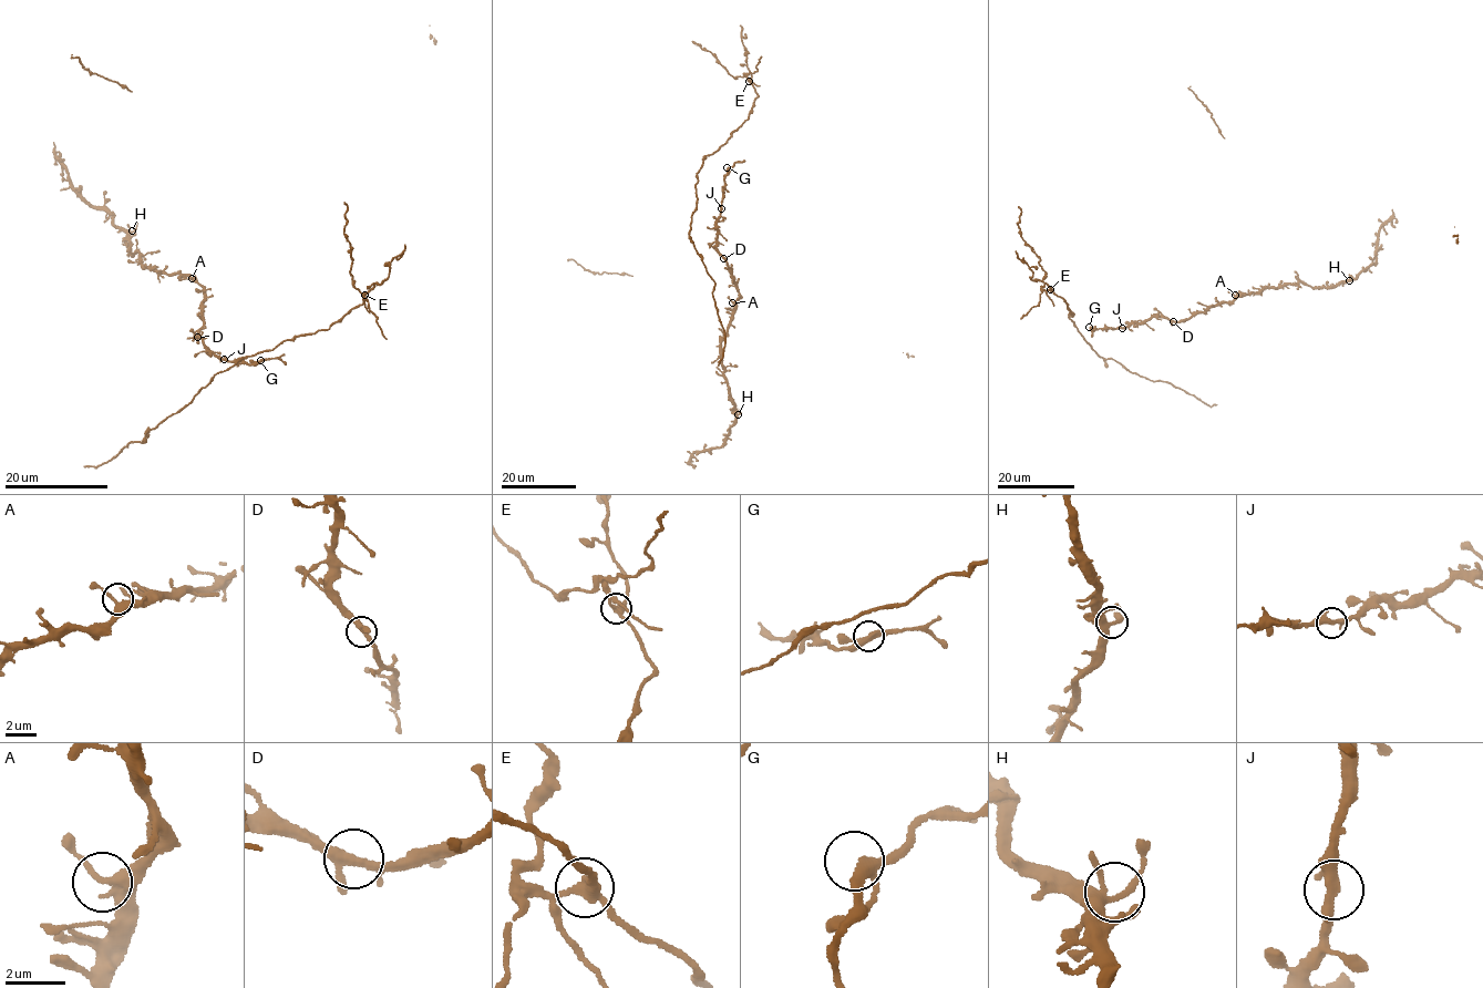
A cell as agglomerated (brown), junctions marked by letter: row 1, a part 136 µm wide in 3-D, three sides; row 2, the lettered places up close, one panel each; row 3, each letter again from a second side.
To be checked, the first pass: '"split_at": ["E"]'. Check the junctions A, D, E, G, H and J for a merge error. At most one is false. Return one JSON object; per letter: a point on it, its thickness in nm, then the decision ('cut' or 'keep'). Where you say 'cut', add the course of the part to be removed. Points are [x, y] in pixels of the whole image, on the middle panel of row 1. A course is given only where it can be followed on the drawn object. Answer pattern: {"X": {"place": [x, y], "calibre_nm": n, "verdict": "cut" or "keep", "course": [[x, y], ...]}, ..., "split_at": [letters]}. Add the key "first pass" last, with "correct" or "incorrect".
{"A": {"place": [732, 302], "calibre_nm": 280, "verdict": "keep"}, "D": {"place": [723, 258], "calibre_nm": 280, "verdict": "keep"}, "E": {"place": [749, 81], "calibre_nm": 280, "verdict": "cut"}, "G": {"place": [727, 167], "calibre_nm": 280, "verdict": "keep"}, "H": {"place": [738, 414], "calibre_nm": 280, "verdict": "keep"}, "J": {"place": [721, 208], "calibre_nm": 300, "verdict": "keep"}, "split_at": ["E"], "first pass": "correct"}

